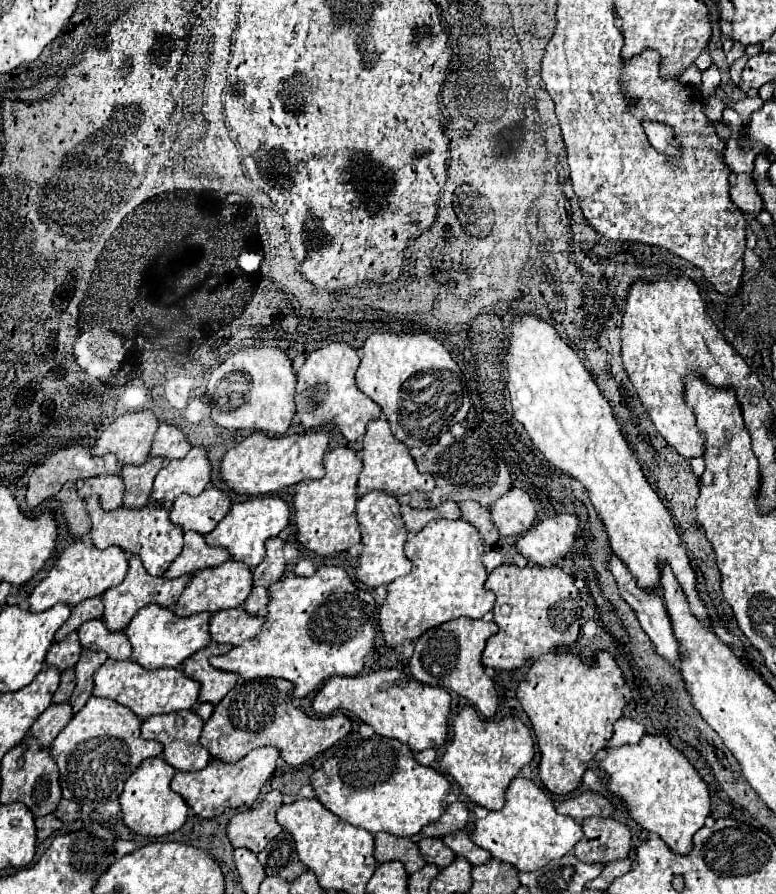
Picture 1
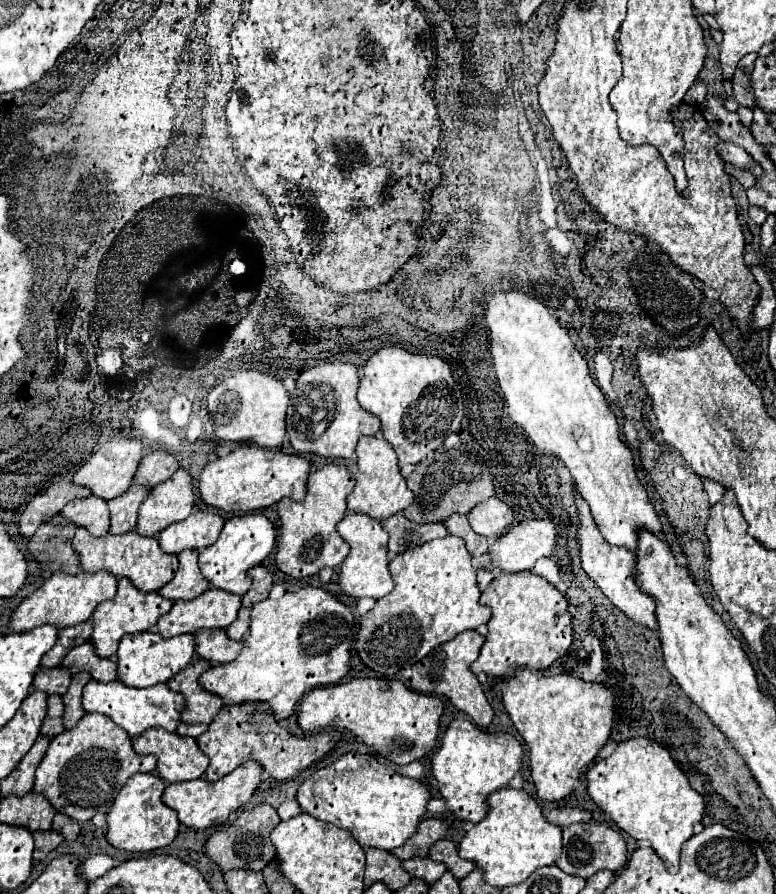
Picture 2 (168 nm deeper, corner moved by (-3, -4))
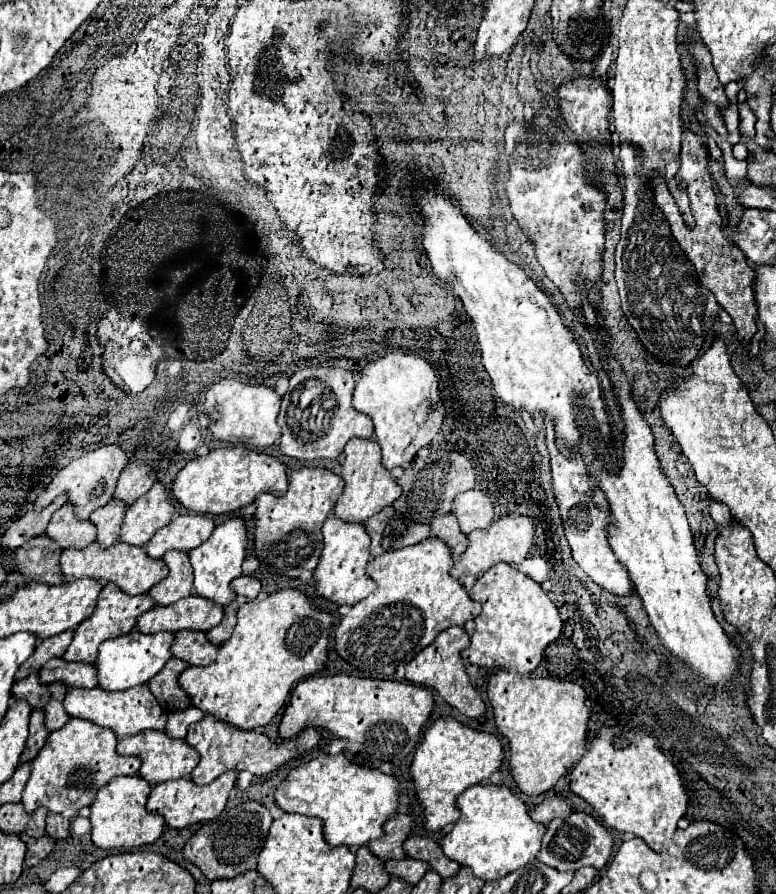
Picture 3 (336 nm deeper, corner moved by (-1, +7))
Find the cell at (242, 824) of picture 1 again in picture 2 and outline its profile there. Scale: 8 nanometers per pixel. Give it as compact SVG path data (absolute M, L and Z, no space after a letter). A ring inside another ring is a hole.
M260 804L252 810L244 810L238 820L236 826L230 830L216 830L204 846L204 854L216 862L220 866L222 872L228 870L264 870L264 866L274 858L274 846L270 844L270 832L274 830L274 826L278 826L280 818L276 814L276 810L268 804Z

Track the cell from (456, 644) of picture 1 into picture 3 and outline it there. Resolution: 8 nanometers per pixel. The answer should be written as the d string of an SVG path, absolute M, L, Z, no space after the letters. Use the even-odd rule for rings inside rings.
M448 627L440 633L440 637L434 639L432 645L428 645L424 651L420 651L408 665L406 665L406 679L416 683L416 685L424 685L424 687L432 687L438 691L438 695L448 701L452 707L456 707L462 715L466 717L480 717L486 709L484 701L480 699L480 695L476 693L476 689L472 687L466 671L464 671L464 663L462 663L462 649L470 645L470 637L466 633L464 627Z

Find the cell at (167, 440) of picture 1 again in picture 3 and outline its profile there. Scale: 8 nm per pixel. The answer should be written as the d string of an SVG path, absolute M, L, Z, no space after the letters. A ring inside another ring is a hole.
M130 461L130 465L122 471L114 497L122 499L126 505L132 505L138 497L142 497L150 487L156 483L156 475L152 475L152 469L146 463Z

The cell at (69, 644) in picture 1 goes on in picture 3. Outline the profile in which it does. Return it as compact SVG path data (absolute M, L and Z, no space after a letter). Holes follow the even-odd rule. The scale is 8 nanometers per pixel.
M32 673L30 677L24 677L24 679L16 681L14 687L12 687L12 695L16 695L18 699L26 699L32 709L46 707L46 703L52 697L48 685L40 685L40 675L38 673Z

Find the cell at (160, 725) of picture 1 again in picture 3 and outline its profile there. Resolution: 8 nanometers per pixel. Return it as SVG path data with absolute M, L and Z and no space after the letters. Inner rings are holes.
M148 729L148 733L140 733L140 737L124 737L124 739L120 739L116 749L122 755L138 755L142 759L142 767L140 767L138 773L144 775L144 779L150 781L152 785L162 783L162 781L170 781L170 779L188 777L192 773L192 769L198 765L198 759L200 759L196 749L192 749L184 739L170 737L164 731L156 733L152 729Z

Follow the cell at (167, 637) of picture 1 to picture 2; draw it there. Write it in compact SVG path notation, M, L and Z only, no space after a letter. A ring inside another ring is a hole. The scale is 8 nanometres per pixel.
M142 632L138 636L124 636L118 644L116 666L118 680L130 688L148 688L170 680L178 674L194 656L194 636L176 636L174 640L162 640L156 632Z

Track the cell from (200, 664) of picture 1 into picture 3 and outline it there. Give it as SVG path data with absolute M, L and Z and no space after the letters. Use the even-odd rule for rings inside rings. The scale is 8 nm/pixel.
M172 657L164 665L164 669L148 681L150 691L156 695L158 703L162 705L162 709L166 713L174 713L174 711L180 711L180 709L188 709L192 705L188 693L184 693L184 689L178 683L180 673L184 669L188 669L188 667L190 665L186 661L180 661L178 657Z

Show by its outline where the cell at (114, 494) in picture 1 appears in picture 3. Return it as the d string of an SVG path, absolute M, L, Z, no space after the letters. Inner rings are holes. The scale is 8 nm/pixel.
M64 503L50 519L46 535L56 541L60 549L86 547L96 539L96 527L90 521L78 521L72 505Z

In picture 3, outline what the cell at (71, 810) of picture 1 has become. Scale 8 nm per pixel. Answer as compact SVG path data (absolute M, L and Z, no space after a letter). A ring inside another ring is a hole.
M48 813L46 817L46 833L54 839L64 839L70 833L70 819L58 815L58 813Z

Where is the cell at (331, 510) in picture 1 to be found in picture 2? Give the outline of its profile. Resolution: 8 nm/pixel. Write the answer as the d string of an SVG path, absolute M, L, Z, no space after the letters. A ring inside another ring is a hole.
M326 464L324 468L320 468L320 470L316 470L314 474L310 474L308 476L308 484L306 484L306 496L304 496L304 500L300 500L300 502L292 502L292 500L280 500L278 502L278 522L280 522L280 534L278 534L278 552L276 552L276 558L274 558L274 564L276 564L276 568L280 570L280 572L284 572L284 574L288 574L288 576L292 576L292 578L308 578L308 576L314 576L314 574L318 574L322 568L336 568L344 558L346 558L346 552L350 552L348 548L346 548L346 544L342 544L342 538L338 536L338 532L336 532L336 524L346 516L346 498L348 498L348 494L352 492L352 488L354 488L354 476L344 468L344 466L340 466L340 464Z

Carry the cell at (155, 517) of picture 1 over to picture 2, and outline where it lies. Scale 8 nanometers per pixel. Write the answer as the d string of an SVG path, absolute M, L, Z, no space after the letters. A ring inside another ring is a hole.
M78 528L72 548L80 556L80 566L84 572L110 572L116 578L128 578L140 592L158 592L174 578L174 572L178 570L176 556L164 554L156 538L144 538L136 532L128 532L126 536L108 534L104 538L94 538L90 532L82 532L82 528Z

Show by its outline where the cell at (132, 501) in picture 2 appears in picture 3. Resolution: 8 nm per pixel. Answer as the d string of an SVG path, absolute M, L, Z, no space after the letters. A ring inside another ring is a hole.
M110 499L108 505L96 509L90 515L90 521L98 527L98 537L96 539L102 547L110 547L112 543L118 541L126 509L128 507L120 499Z

